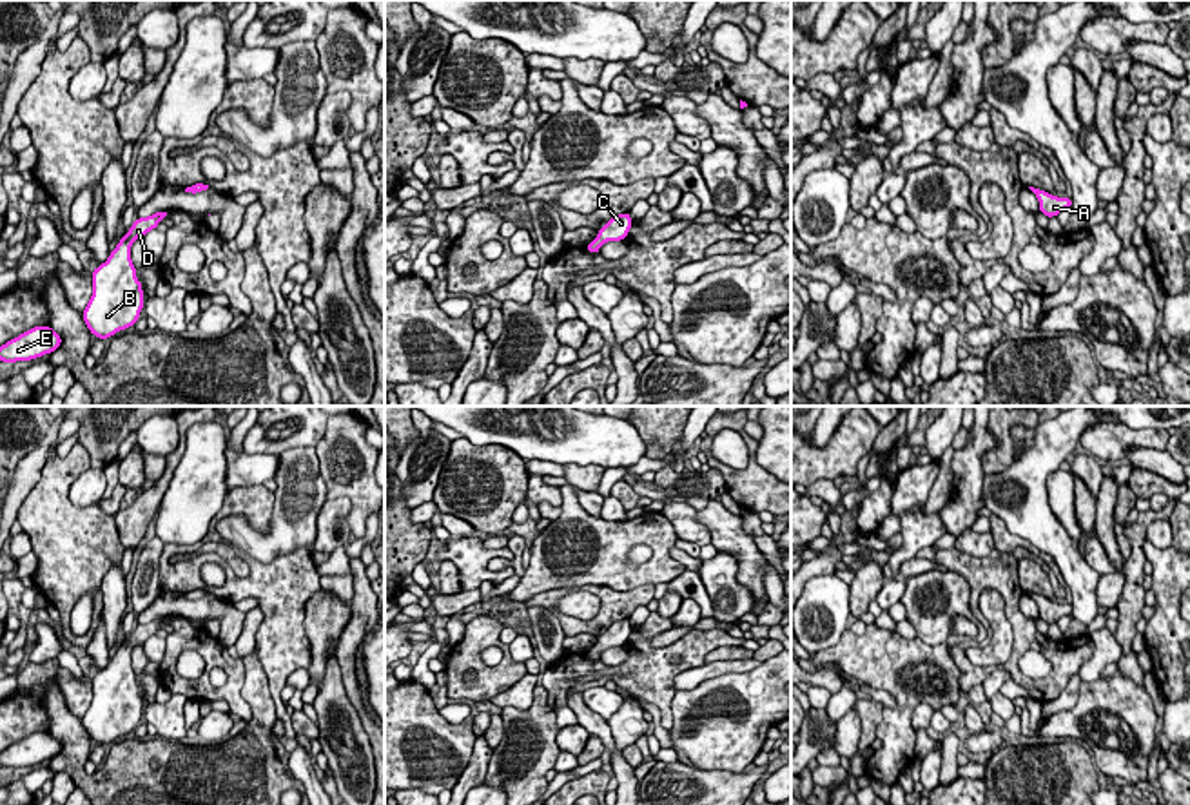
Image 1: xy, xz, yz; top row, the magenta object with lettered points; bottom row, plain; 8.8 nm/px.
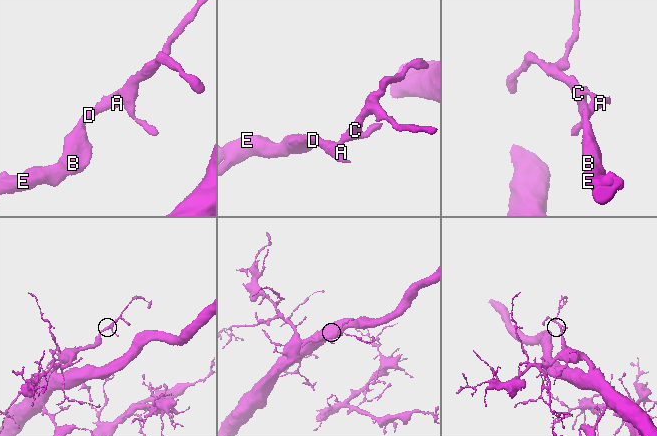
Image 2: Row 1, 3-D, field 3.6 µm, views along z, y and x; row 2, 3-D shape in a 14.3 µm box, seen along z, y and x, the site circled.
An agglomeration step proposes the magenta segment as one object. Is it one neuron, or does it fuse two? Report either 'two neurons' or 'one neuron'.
one neuron

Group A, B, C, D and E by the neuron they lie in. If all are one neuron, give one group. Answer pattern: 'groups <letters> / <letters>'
groups A B C D E

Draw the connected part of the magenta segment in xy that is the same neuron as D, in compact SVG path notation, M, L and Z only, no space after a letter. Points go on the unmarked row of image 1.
M169 616L138 624L107 667L93 676L93 702L82 723L89 738L98 745L107 745L140 725L143 693L136 684L131 653L134 645L156 635L161 624L169 624Z

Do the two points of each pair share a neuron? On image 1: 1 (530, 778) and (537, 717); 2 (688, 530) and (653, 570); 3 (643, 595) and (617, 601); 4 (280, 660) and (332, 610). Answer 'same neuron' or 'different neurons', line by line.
1: same neuron
2: different neurons
3: same neuron
4: different neurons

